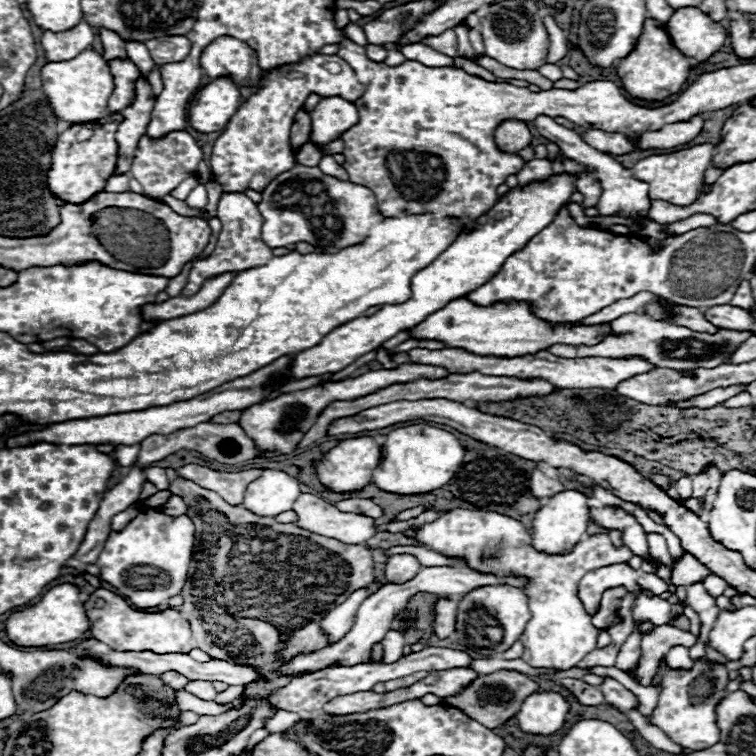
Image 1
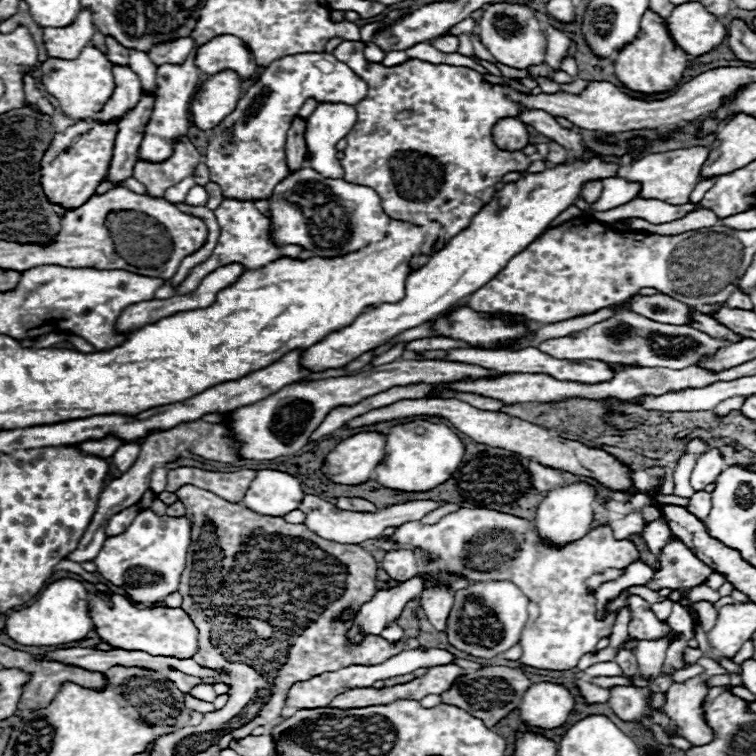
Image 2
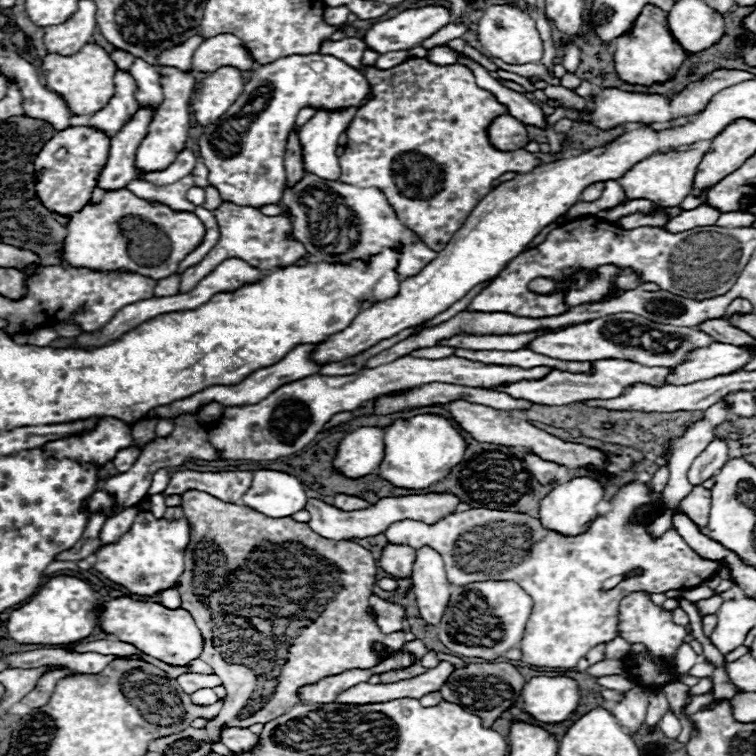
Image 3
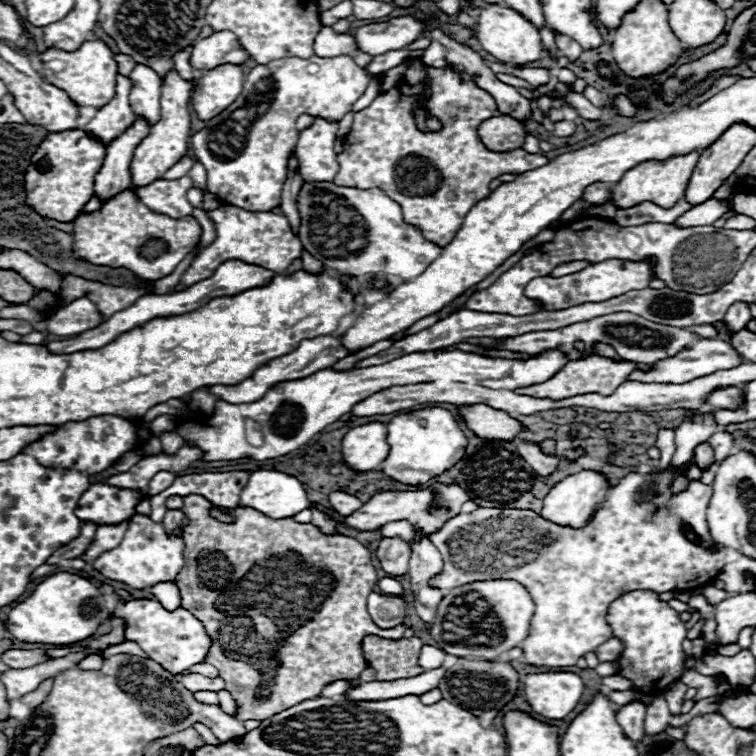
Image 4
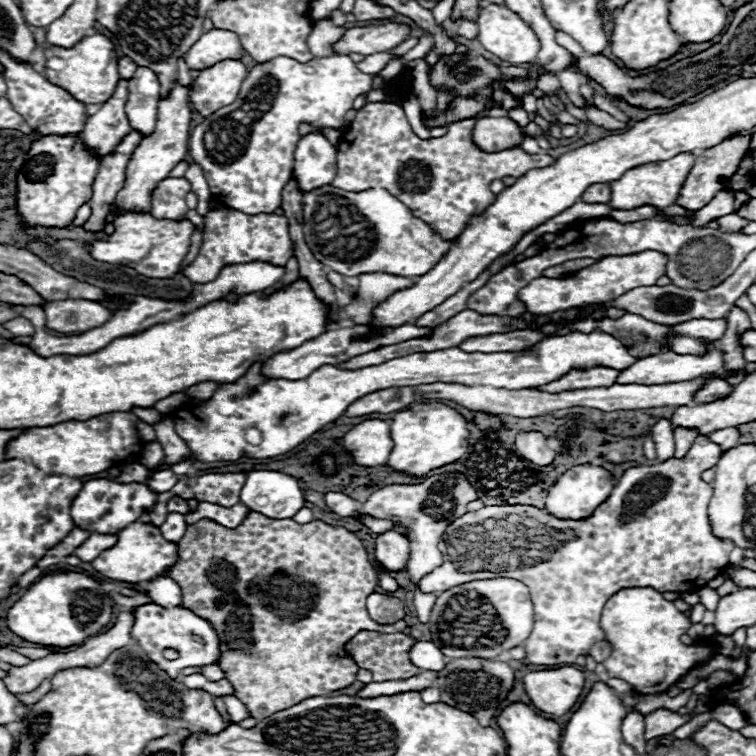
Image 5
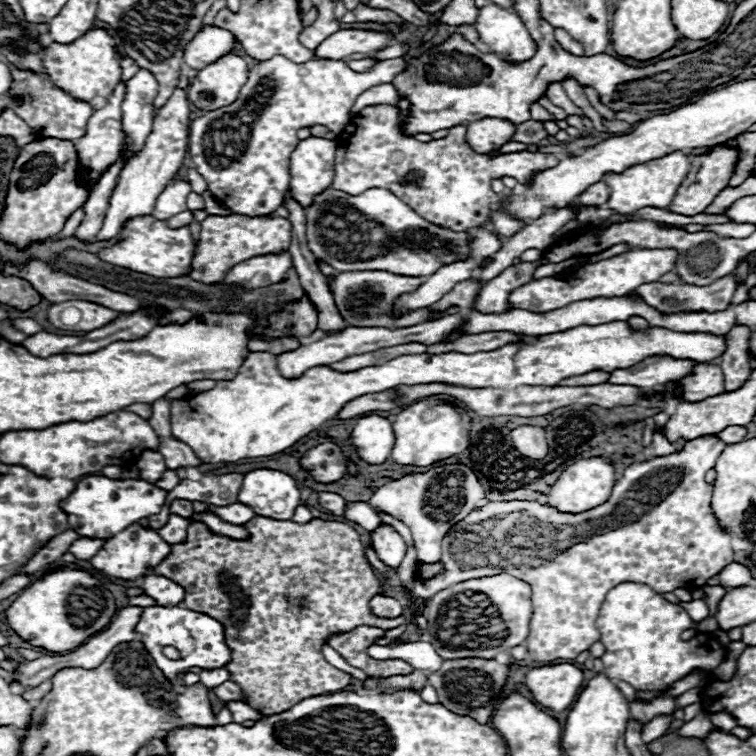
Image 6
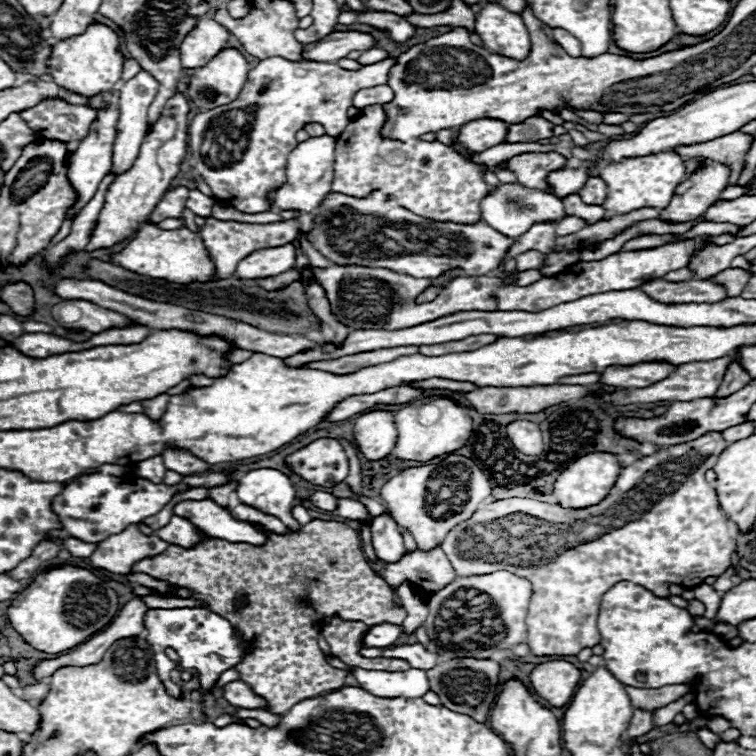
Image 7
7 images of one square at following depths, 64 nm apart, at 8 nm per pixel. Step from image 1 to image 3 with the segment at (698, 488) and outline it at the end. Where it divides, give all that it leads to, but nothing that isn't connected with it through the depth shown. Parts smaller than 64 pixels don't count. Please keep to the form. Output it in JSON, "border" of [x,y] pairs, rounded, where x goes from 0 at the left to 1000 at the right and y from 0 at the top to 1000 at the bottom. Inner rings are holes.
{"border":[[[942,582],[937,593],[915,611],[910,635],[915,643],[926,643],[937,632],[947,630],[955,614],[963,608],[963,590],[955,582]]]}

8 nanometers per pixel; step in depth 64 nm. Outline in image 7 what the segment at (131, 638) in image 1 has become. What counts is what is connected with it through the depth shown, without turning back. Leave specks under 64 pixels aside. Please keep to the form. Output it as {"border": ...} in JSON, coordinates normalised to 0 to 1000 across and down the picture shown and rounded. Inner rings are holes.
{"border":[[[198,804],[190,815],[190,831],[196,836],[193,849],[198,852],[201,862],[204,862],[204,873],[206,873],[206,884],[209,884],[209,894],[217,902],[222,918],[228,921],[238,921],[238,907],[228,902],[225,889],[235,884],[241,886],[251,886],[257,884],[265,892],[265,905],[270,910],[270,915],[275,915],[280,910],[280,902],[302,884],[310,884],[317,873],[320,873],[320,857],[317,857],[317,847],[310,841],[310,831],[307,825],[283,812],[275,810],[270,804]],[[220,857],[230,857],[238,868],[235,878],[222,873],[220,868]]]}

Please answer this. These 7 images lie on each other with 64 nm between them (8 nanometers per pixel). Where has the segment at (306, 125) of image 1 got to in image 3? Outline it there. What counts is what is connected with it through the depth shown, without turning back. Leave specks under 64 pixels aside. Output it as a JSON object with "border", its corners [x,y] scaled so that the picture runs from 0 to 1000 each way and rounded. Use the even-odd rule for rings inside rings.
{"border":[[[394,169],[384,175],[381,193],[378,193],[378,228],[381,228],[381,246],[392,243],[397,233],[402,233],[402,220],[399,220],[399,196],[397,196],[397,180]]]}

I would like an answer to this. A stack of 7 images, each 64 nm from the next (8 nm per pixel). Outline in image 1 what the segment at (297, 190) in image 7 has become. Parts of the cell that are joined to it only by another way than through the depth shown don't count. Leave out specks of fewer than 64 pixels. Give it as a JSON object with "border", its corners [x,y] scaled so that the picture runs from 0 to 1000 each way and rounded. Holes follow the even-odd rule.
{"border":[[[437,127],[426,130],[410,148],[413,153],[413,185],[426,196],[437,185],[444,185],[455,172],[474,161],[474,146],[466,135]],[[426,206],[421,222],[423,222],[429,230],[434,230],[434,233],[442,233],[442,235],[450,235],[450,238],[460,238],[460,228],[458,228],[452,220],[444,217],[442,206]]]}

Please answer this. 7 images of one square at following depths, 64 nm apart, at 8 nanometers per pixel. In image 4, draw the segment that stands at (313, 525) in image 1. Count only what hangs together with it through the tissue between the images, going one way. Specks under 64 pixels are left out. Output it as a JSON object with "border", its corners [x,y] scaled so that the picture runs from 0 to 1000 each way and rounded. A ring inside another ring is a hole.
{"border":[[[569,640],[566,646],[553,648],[553,651],[505,651],[505,653],[492,656],[476,675],[466,677],[463,683],[455,683],[455,696],[468,698],[468,701],[489,701],[489,704],[495,704],[511,692],[540,688],[550,698],[558,698],[561,704],[574,704],[574,701],[585,698],[585,693],[590,688],[595,688],[598,683],[606,683],[608,672],[611,672],[611,667],[616,661],[619,661],[616,648],[611,648],[603,640],[598,640],[598,643]],[[410,669],[410,675],[413,675],[413,693],[418,698],[426,698],[426,706],[439,706],[439,709],[447,706],[444,688],[437,680],[431,680],[431,677],[426,677],[426,675],[415,672],[415,669]]]}

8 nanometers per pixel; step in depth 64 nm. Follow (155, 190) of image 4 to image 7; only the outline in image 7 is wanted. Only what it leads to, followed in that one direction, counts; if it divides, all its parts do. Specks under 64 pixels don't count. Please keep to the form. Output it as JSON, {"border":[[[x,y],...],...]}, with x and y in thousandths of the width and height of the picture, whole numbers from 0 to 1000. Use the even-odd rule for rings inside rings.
{"border":[[[233,246],[233,249],[225,249],[214,262],[212,267],[206,270],[204,280],[196,286],[204,296],[214,294],[217,288],[235,288],[241,283],[241,278],[246,275],[246,262],[249,262],[249,249],[246,246]]]}

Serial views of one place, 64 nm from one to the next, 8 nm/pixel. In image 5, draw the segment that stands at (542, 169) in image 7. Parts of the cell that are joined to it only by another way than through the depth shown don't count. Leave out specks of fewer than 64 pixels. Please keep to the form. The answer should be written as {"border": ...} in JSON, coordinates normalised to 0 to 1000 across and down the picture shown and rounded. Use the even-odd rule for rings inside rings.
{"border":[[[492,135],[484,138],[479,146],[471,148],[468,161],[452,175],[450,183],[450,198],[447,198],[447,228],[439,241],[439,246],[452,249],[452,251],[466,251],[466,254],[479,254],[484,249],[511,249],[519,259],[532,265],[548,286],[556,291],[563,291],[574,307],[579,307],[587,317],[598,317],[616,302],[616,294],[624,283],[635,283],[651,265],[653,257],[648,254],[648,241],[664,233],[690,233],[704,222],[720,222],[733,214],[730,206],[725,204],[696,204],[690,196],[680,198],[667,198],[667,201],[640,201],[635,198],[627,185],[624,185],[624,172],[632,156],[648,153],[651,138],[643,135],[638,148],[627,156],[606,159],[593,164],[593,175],[582,183],[566,183],[558,185],[548,177],[545,167],[537,159],[534,143],[524,135]]]}

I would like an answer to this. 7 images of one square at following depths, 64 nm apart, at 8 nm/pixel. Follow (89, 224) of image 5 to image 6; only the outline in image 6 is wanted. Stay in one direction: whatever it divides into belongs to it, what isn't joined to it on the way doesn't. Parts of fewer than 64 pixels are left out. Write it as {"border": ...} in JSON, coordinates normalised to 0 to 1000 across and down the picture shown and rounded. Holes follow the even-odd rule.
{"border":[[[159,206],[140,228],[135,228],[130,241],[119,251],[119,265],[111,270],[114,286],[101,304],[103,315],[108,315],[108,317],[124,317],[127,315],[130,304],[135,302],[135,294],[138,294],[140,278],[146,270],[146,259],[153,249],[153,241],[156,241],[156,233],[159,233],[164,217],[167,217],[167,212]]]}

